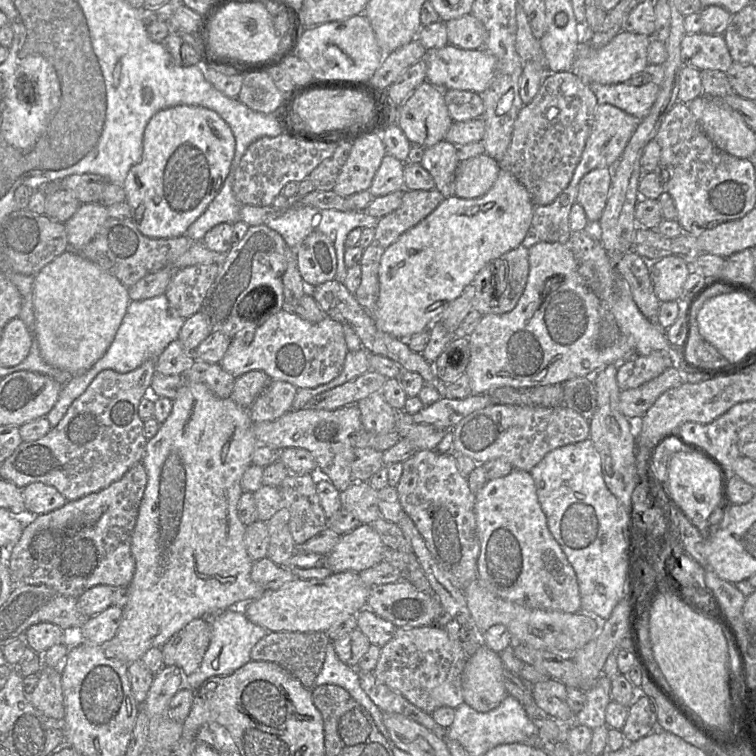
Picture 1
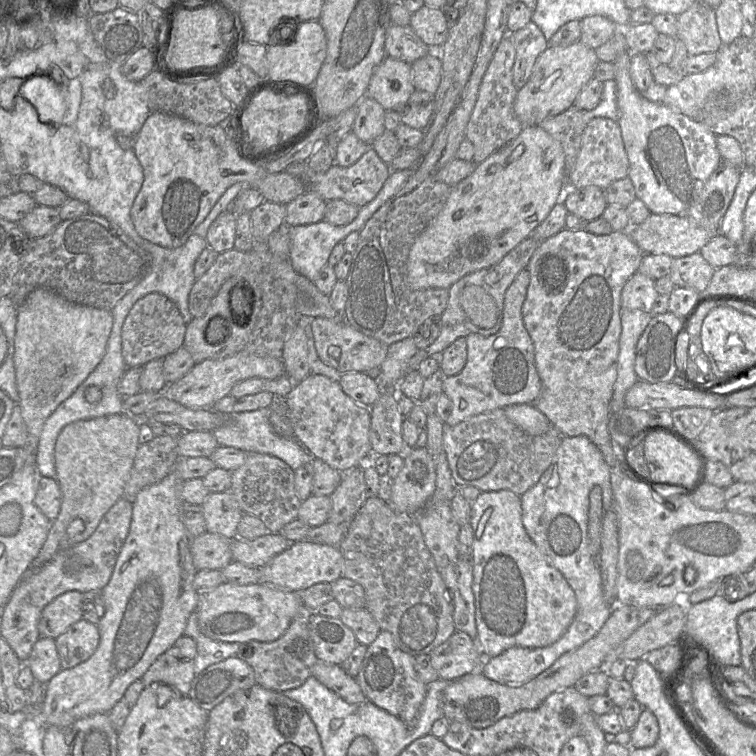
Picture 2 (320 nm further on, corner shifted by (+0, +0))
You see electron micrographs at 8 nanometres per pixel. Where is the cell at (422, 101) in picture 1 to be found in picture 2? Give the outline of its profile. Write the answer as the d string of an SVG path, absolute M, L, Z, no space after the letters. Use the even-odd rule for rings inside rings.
M387 56L373 72L366 95L376 100L385 110L401 110L415 90L410 64Z

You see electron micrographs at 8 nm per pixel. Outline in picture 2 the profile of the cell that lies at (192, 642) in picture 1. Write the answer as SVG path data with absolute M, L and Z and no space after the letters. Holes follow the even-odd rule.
M181 636L148 668L142 682L148 686L160 682L171 686L179 694L188 696L195 677L194 662L197 655L196 641L189 636Z

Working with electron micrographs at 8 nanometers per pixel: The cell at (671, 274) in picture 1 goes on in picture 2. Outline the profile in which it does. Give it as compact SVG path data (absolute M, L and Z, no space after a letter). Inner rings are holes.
M637 271L622 289L621 306L623 309L650 313L657 296L655 280Z

